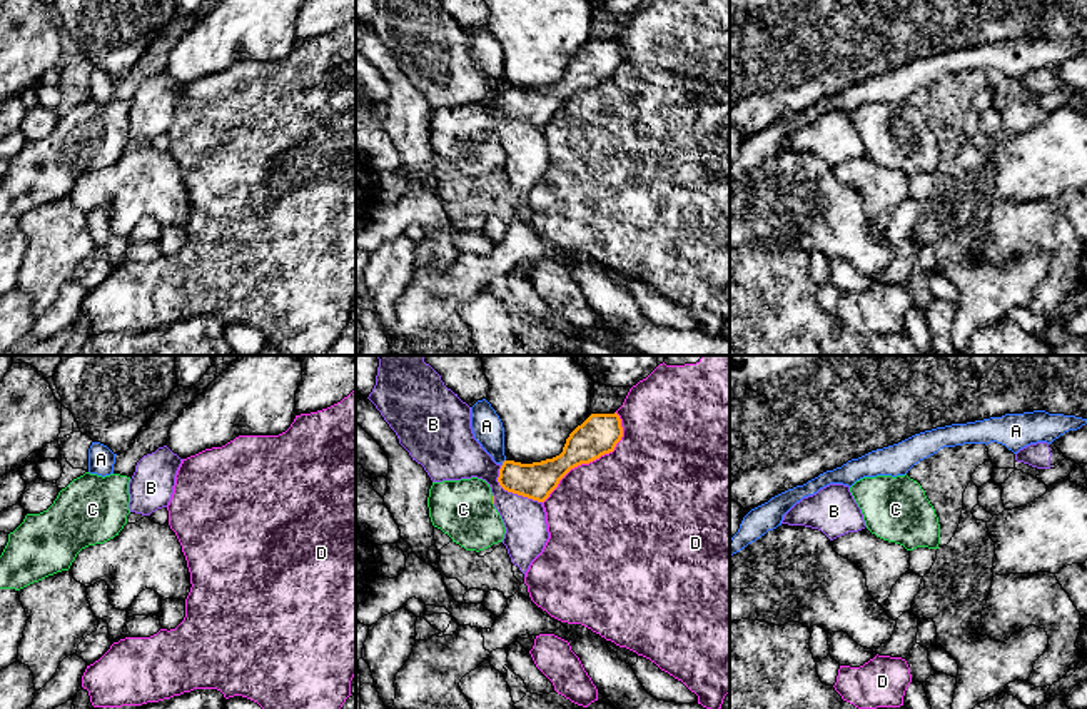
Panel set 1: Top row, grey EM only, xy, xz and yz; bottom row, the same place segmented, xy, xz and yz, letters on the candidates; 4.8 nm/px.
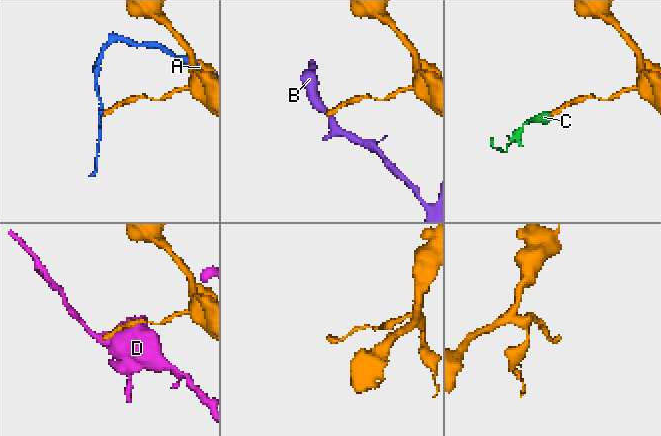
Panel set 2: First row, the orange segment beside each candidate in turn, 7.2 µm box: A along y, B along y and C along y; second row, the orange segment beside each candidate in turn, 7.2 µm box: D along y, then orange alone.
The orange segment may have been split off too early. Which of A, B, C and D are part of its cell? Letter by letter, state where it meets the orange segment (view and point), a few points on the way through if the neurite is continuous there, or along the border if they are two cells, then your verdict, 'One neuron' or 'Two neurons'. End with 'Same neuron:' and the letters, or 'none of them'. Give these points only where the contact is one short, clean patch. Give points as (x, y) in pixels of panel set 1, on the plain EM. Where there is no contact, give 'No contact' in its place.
A: Touches orange at xz (503, 89). Two neurons
B: Touches orange at xz (511, 117). Boundary: xz (500, 92), (498, 109), (505, 115), (541, 129). Two neurons
C: Touches orange at xz (493, 127). Path across: xz (493, 122), (493, 127), (475, 127), (463, 135). One neuron
D: Touches orange at xz (593, 85). Two neurons
Same neuron: C

